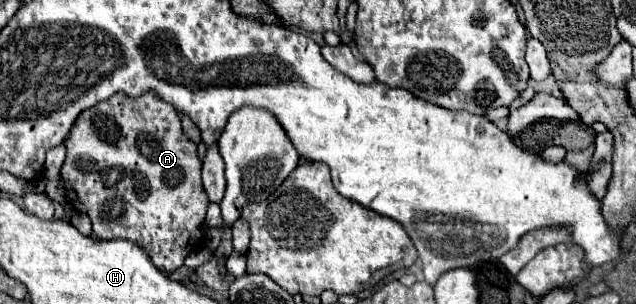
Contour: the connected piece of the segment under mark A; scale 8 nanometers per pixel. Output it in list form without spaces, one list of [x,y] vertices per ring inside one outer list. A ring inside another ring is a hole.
[[[151,91],[141,97],[115,93],[77,117],[67,137],[67,157],[61,167],[61,179],[69,191],[69,199],[77,199],[77,191],[81,189],[81,211],[89,215],[95,237],[129,239],[147,251],[157,269],[171,273],[183,267],[209,207],[209,197],[201,183],[201,163],[197,143],[185,137],[181,117],[171,103]]]

